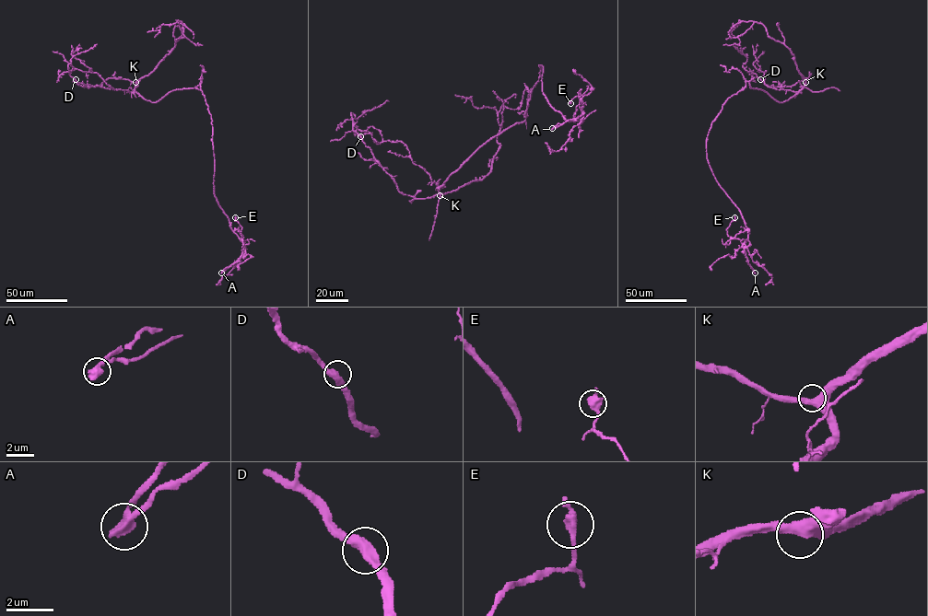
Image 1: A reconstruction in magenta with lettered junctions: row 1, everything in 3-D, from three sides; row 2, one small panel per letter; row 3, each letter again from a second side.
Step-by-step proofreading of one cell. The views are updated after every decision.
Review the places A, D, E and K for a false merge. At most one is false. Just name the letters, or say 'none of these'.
A

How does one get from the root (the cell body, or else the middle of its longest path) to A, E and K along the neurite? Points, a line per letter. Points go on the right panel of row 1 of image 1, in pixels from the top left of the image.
A: (745, 83), (712, 122), (707, 156), (716, 181), (748, 230), (744, 248), (755, 273)
E: (745, 83), (722, 105), (706, 140), (712, 174), (748, 230), (732, 238), (726, 228), (734, 217)
K: (745, 83), (747, 81), (751, 87), (762, 89), (783, 102), (795, 95), (805, 82)

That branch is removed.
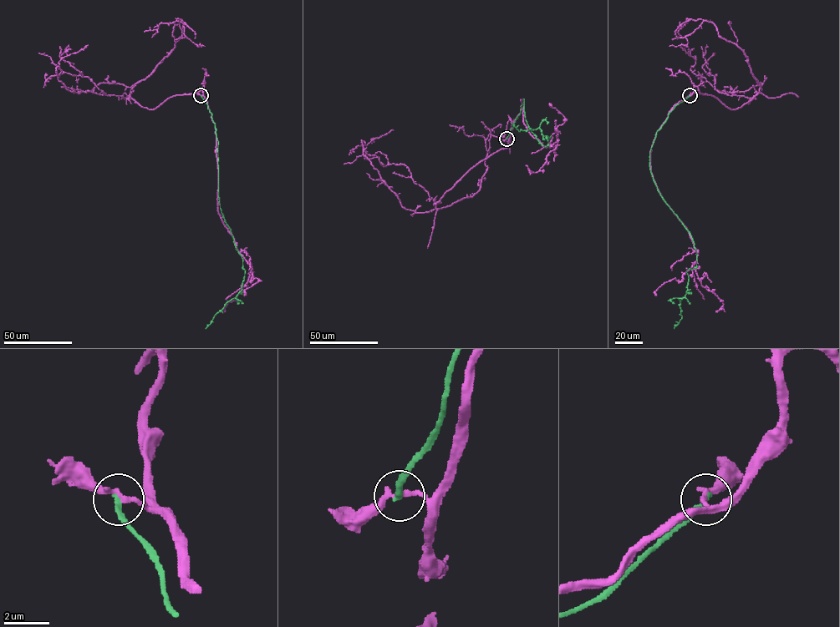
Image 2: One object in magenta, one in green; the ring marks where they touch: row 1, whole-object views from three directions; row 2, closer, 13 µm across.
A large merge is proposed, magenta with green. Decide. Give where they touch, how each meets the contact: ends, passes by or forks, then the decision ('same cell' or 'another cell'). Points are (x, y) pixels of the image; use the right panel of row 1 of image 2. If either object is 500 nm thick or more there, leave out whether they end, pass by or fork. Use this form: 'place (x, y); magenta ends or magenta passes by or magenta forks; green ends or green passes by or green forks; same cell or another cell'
place (689, 95); magenta passes by; green ends; another cell

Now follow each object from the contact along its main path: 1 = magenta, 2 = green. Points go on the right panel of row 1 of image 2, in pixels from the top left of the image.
1: (689, 95), (696, 86), (735, 109), (763, 83), (744, 92), (720, 92), (692, 72), (695, 60), (680, 45)
2: (689, 95), (669, 113), (649, 154), (654, 180), (696, 250), (674, 328)

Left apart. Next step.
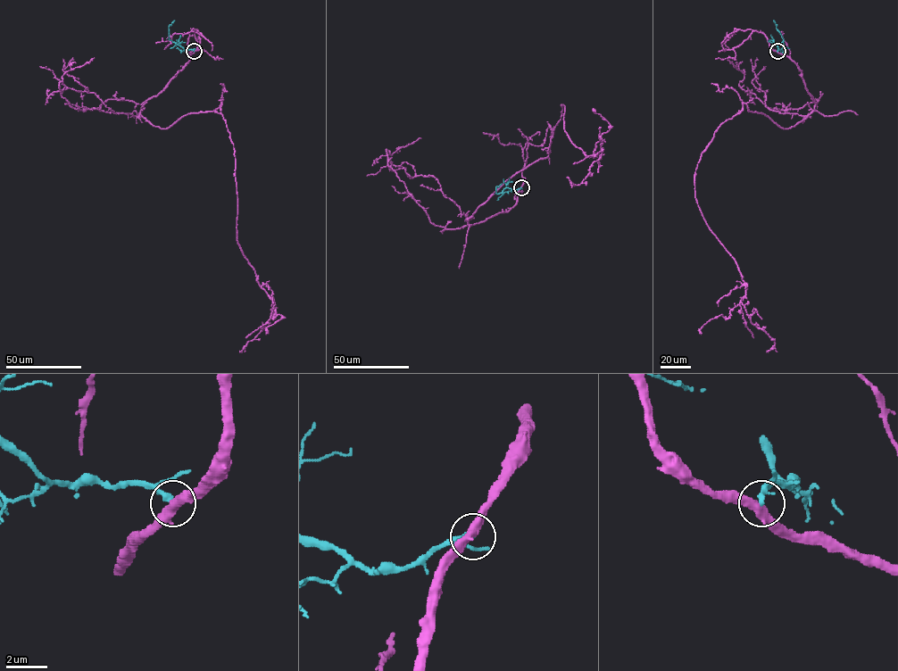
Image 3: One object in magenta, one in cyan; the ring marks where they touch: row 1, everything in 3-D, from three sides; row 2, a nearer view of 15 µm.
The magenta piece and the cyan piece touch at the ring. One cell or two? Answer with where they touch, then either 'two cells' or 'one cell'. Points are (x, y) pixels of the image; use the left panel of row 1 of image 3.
place (194, 51); two cells

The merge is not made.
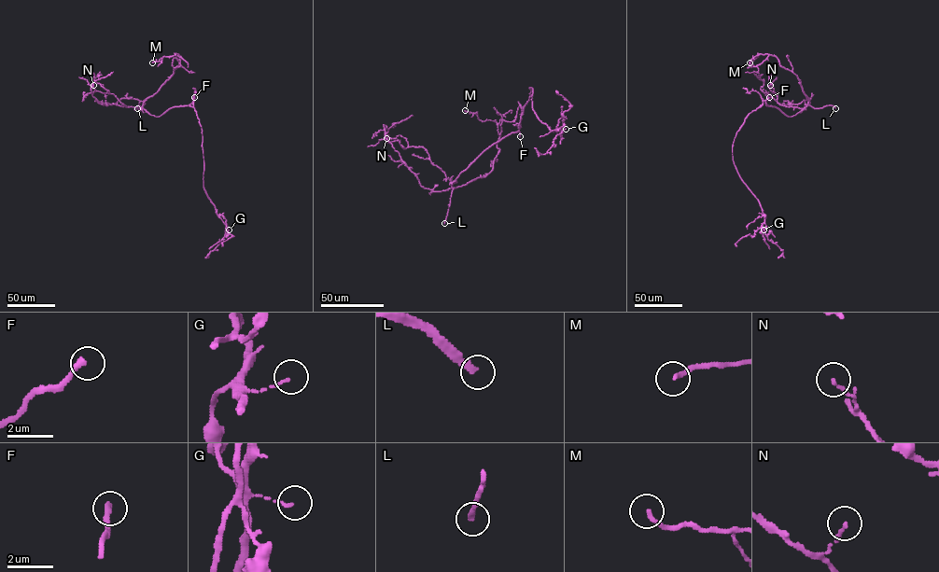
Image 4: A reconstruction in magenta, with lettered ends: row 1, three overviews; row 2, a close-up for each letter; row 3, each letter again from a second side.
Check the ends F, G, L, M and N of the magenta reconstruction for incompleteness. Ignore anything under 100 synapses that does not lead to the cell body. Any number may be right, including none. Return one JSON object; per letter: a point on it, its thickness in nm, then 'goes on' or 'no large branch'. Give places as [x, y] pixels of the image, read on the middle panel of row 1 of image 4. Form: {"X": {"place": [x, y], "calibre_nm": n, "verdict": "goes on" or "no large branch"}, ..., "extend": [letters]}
{"F": {"place": [520, 136], "calibre_nm": 260, "verdict": "goes on"}, "G": {"place": [566, 129], "calibre_nm": 100, "verdict": "no large branch"}, "L": {"place": [444, 223], "calibre_nm": 260, "verdict": "goes on"}, "M": {"place": [465, 110], "calibre_nm": 180, "verdict": "no large branch"}, "N": {"place": [386, 138], "calibre_nm": 130, "verdict": "no large branch"}, "extend": ["F", "L"]}

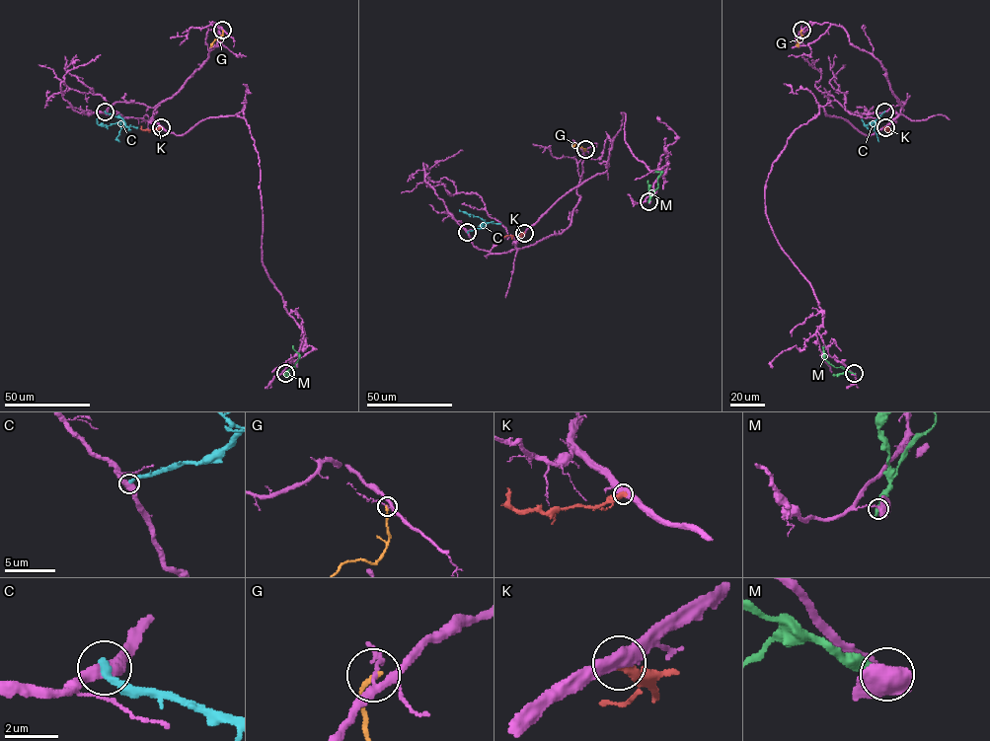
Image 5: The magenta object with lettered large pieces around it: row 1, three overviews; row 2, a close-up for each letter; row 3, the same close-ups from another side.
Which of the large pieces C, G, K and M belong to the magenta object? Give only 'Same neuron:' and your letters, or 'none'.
Same neuron: none

